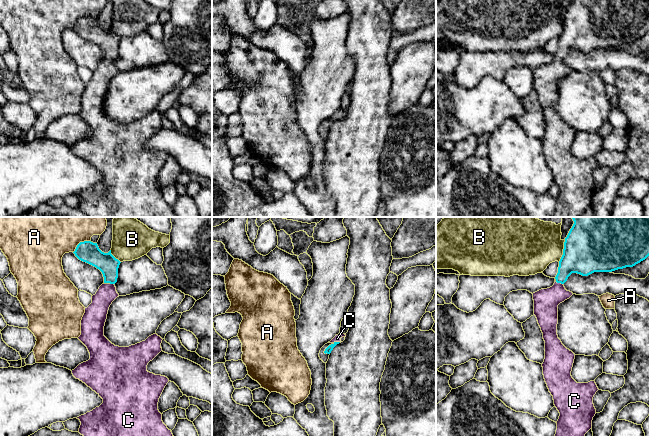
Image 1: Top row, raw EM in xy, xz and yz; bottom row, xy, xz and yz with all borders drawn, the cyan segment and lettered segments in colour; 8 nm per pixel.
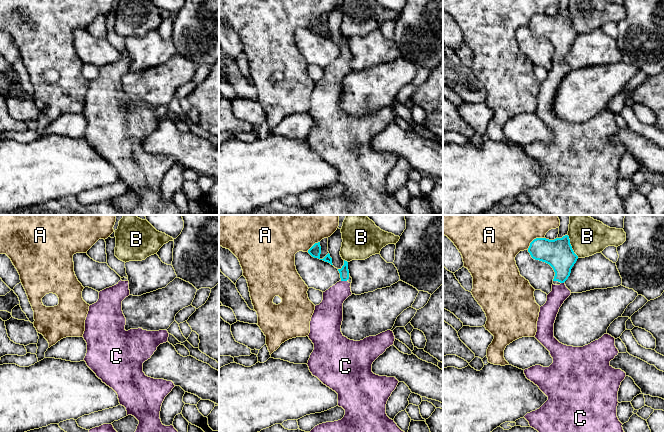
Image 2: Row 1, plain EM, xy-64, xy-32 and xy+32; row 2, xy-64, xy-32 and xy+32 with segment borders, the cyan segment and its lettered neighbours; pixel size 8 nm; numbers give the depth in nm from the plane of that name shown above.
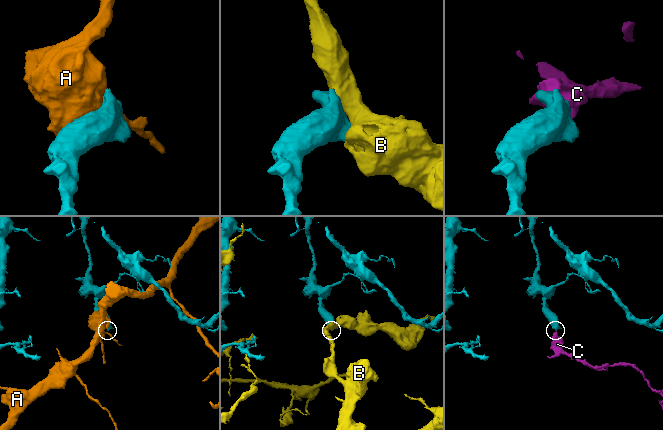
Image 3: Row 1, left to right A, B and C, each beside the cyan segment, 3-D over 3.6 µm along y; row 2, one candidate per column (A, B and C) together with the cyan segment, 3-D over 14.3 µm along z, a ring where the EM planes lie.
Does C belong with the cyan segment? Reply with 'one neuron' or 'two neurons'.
one neuron

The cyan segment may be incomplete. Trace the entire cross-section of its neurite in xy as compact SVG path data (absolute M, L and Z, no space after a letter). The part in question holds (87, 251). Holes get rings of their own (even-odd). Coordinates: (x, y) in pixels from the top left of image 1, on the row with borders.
M91 241L80 242L73 253L79 260L99 269L104 277L104 283L92 296L92 303L85 308L81 335L78 337L87 347L90 359L72 370L73 376L95 391L103 403L77 417L81 422L79 433L83 436L173 436L158 410L159 398L169 379L147 371L148 363L162 351L163 339L155 333L135 345L119 347L104 336L109 307L119 297L114 284L117 282L121 262L111 254L111 250L104 253L97 243Z

